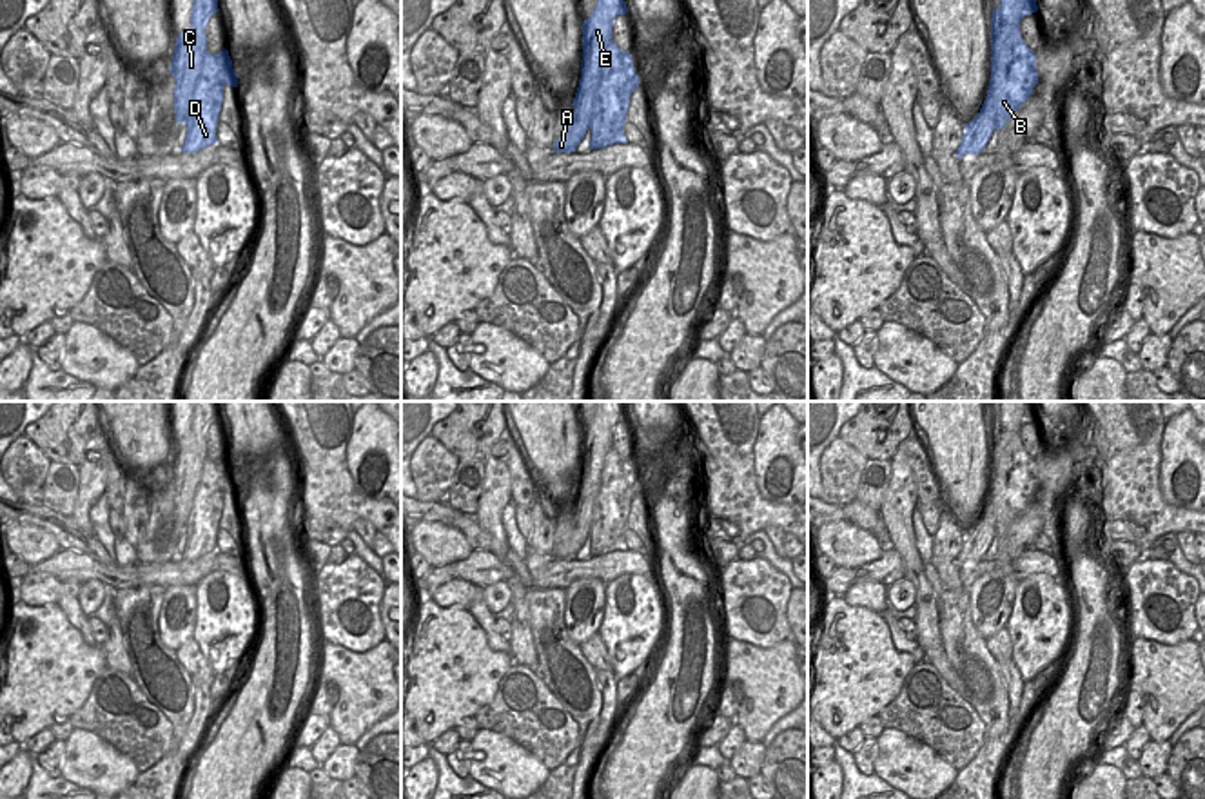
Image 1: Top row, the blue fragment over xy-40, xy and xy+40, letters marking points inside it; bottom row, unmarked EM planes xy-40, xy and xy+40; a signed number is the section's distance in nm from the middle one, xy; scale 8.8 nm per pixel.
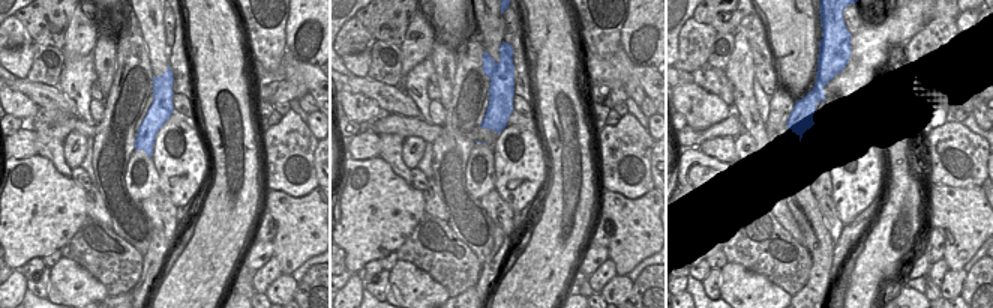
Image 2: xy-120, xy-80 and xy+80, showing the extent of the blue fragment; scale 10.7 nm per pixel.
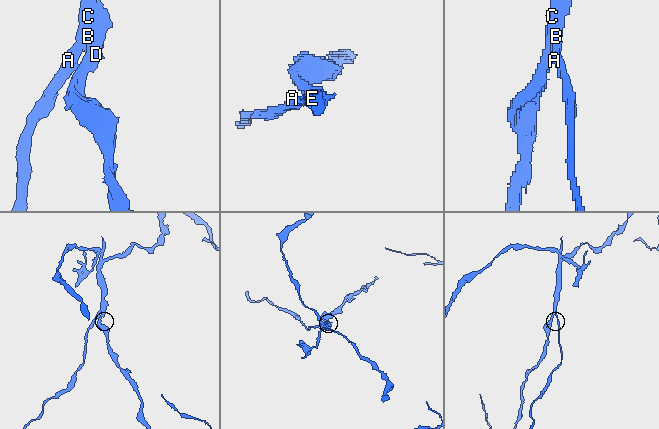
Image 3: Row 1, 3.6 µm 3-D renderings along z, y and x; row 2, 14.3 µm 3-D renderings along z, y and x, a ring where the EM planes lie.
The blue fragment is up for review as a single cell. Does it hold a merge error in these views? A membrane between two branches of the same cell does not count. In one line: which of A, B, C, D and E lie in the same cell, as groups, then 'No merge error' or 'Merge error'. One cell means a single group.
Groups: A / B C D E. Merge error

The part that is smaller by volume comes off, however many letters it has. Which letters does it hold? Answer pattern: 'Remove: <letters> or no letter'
Remove: A

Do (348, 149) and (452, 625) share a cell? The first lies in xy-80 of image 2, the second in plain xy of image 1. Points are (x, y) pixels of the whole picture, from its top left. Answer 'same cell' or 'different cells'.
different cells

